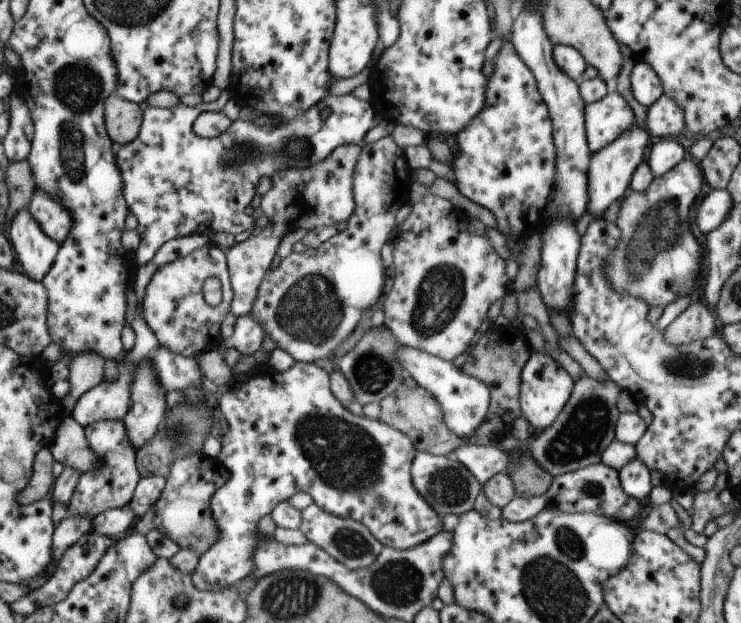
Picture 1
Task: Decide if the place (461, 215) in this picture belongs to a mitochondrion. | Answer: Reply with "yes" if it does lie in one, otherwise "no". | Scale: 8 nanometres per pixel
no

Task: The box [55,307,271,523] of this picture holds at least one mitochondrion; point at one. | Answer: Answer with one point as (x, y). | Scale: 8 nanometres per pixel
(181, 434)

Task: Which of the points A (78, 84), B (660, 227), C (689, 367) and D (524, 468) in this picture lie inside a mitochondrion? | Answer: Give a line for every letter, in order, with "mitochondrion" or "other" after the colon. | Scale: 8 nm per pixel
A: mitochondrion
B: mitochondrion
C: mitochondrion
D: mitochondrion

